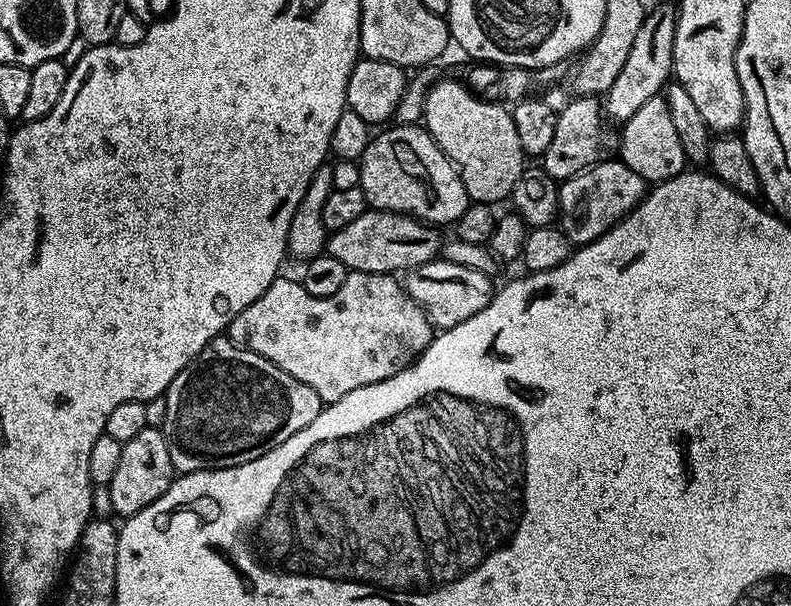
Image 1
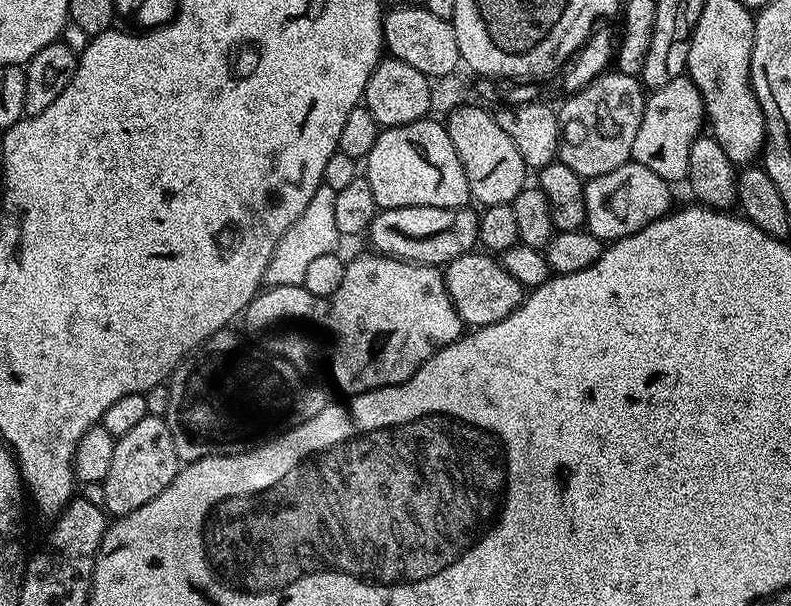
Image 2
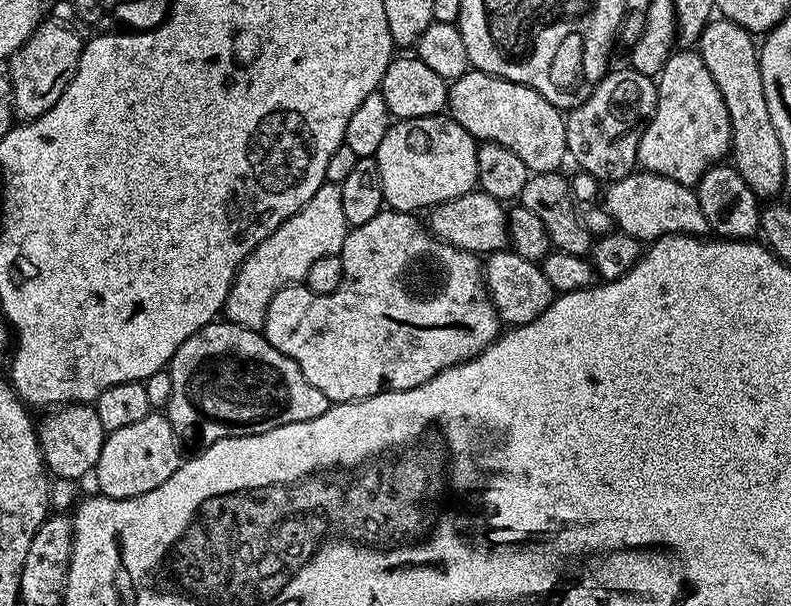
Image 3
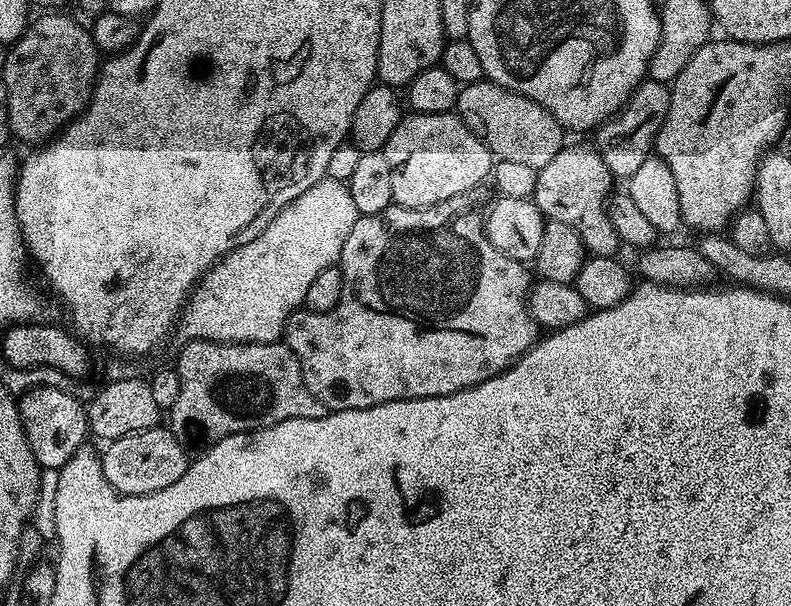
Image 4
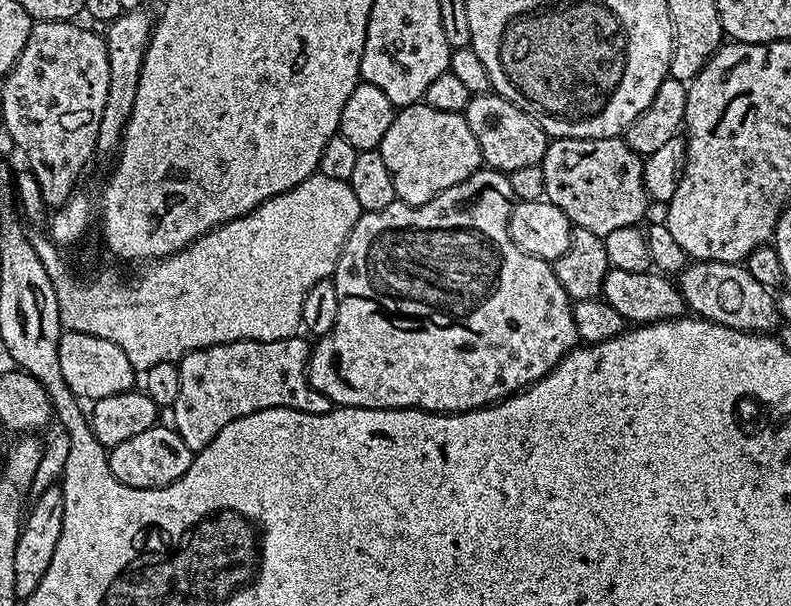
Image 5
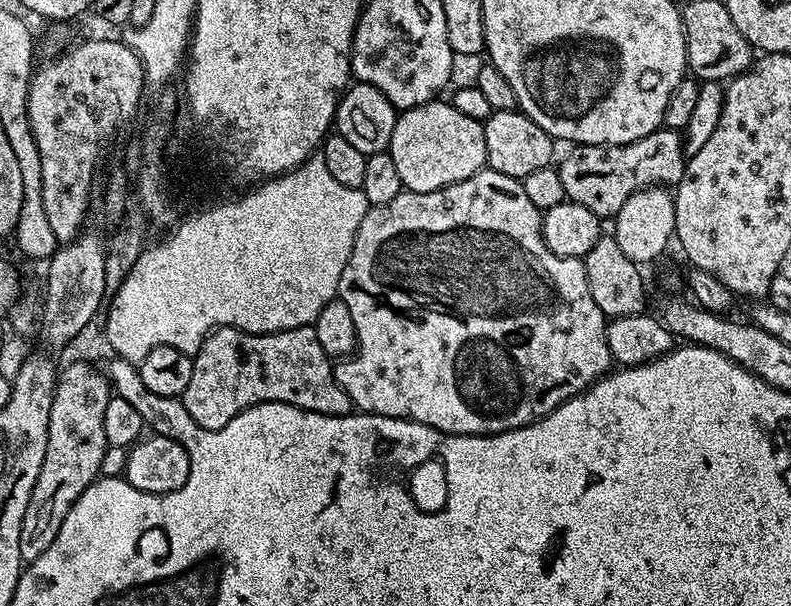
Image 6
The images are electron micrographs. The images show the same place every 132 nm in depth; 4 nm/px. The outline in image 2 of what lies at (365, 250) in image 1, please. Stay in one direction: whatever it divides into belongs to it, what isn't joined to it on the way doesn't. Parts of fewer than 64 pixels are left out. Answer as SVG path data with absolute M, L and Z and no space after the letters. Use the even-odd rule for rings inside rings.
M472 206L385 208L377 211L366 236L367 239L372 239L371 247L383 256L396 256L399 260L410 260L415 264L447 266L454 258L477 247L480 238L480 217L477 209Z

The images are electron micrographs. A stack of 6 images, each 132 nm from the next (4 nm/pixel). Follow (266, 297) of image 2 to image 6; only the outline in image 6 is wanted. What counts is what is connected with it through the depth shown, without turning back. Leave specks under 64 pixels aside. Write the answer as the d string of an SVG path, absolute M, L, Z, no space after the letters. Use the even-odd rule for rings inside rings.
M481 170L475 176L466 178L462 182L454 182L450 186L439 188L438 190L430 190L429 192L401 190L398 198L394 198L385 204L369 207L368 213L362 218L362 226L358 226L358 230L356 231L356 241L352 247L350 258L346 262L346 270L342 270L340 291L338 293L339 300L346 302L346 307L350 309L350 318L354 318L356 350L351 356L341 359L335 365L334 371L338 386L342 386L342 390L346 390L346 394L350 394L353 409L373 416L389 416L390 418L398 418L399 420L413 420L419 424L430 426L439 432L454 434L455 436L493 436L499 432L509 432L515 428L526 426L535 420L542 419L547 412L553 412L559 404L566 403L571 396L577 396L579 392L585 392L601 376L608 375L614 364L612 355L610 354L610 346L606 342L606 330L608 326L602 310L598 310L598 302L594 302L594 298L590 294L590 282L586 282L584 261L578 256L566 258L562 254L554 254L554 250L550 250L550 246L546 246L546 242L542 238L542 230L540 229L541 219L542 213L540 209L534 206L534 202L530 202L530 198L526 198L526 190L521 181L491 170Z

